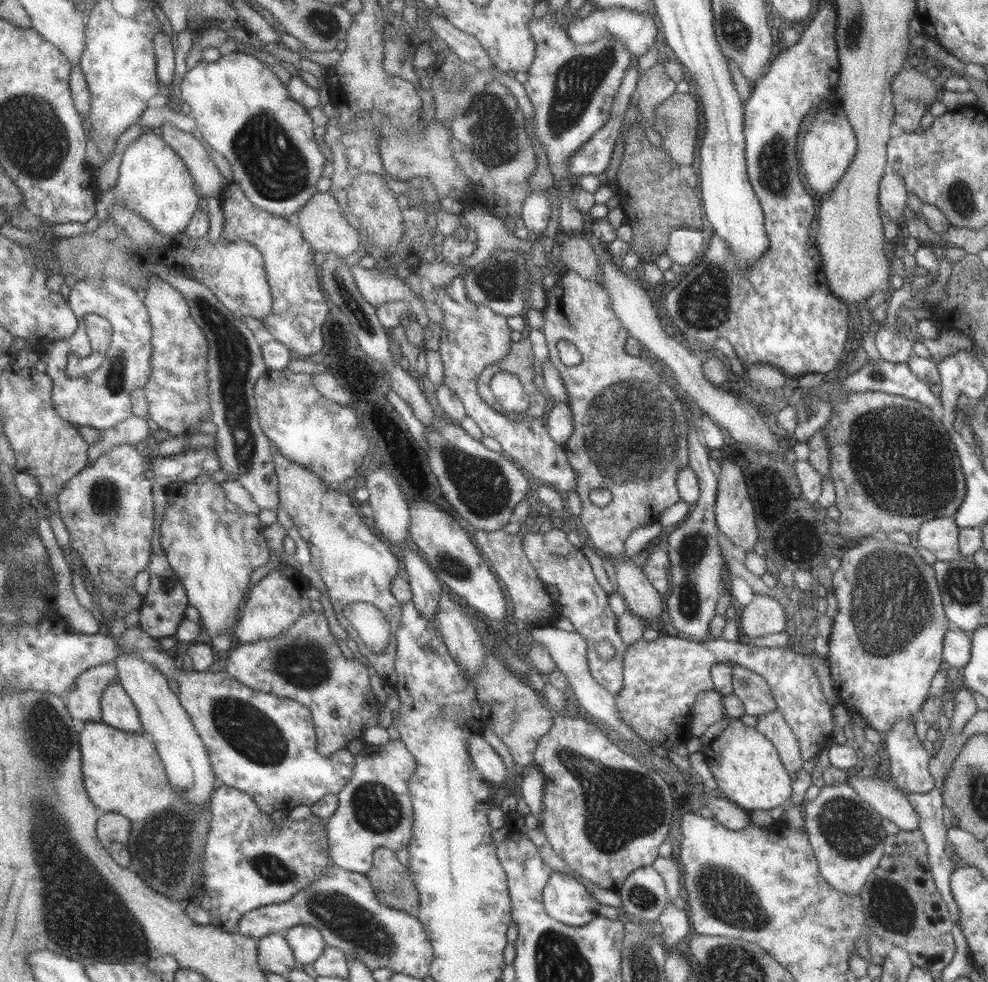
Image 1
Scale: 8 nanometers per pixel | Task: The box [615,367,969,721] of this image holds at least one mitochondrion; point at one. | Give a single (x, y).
(889, 603)

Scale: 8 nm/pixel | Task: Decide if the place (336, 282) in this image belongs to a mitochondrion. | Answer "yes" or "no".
yes

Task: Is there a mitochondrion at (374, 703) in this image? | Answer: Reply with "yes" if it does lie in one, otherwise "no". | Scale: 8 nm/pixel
no

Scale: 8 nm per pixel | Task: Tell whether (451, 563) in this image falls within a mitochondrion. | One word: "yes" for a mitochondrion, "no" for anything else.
yes

